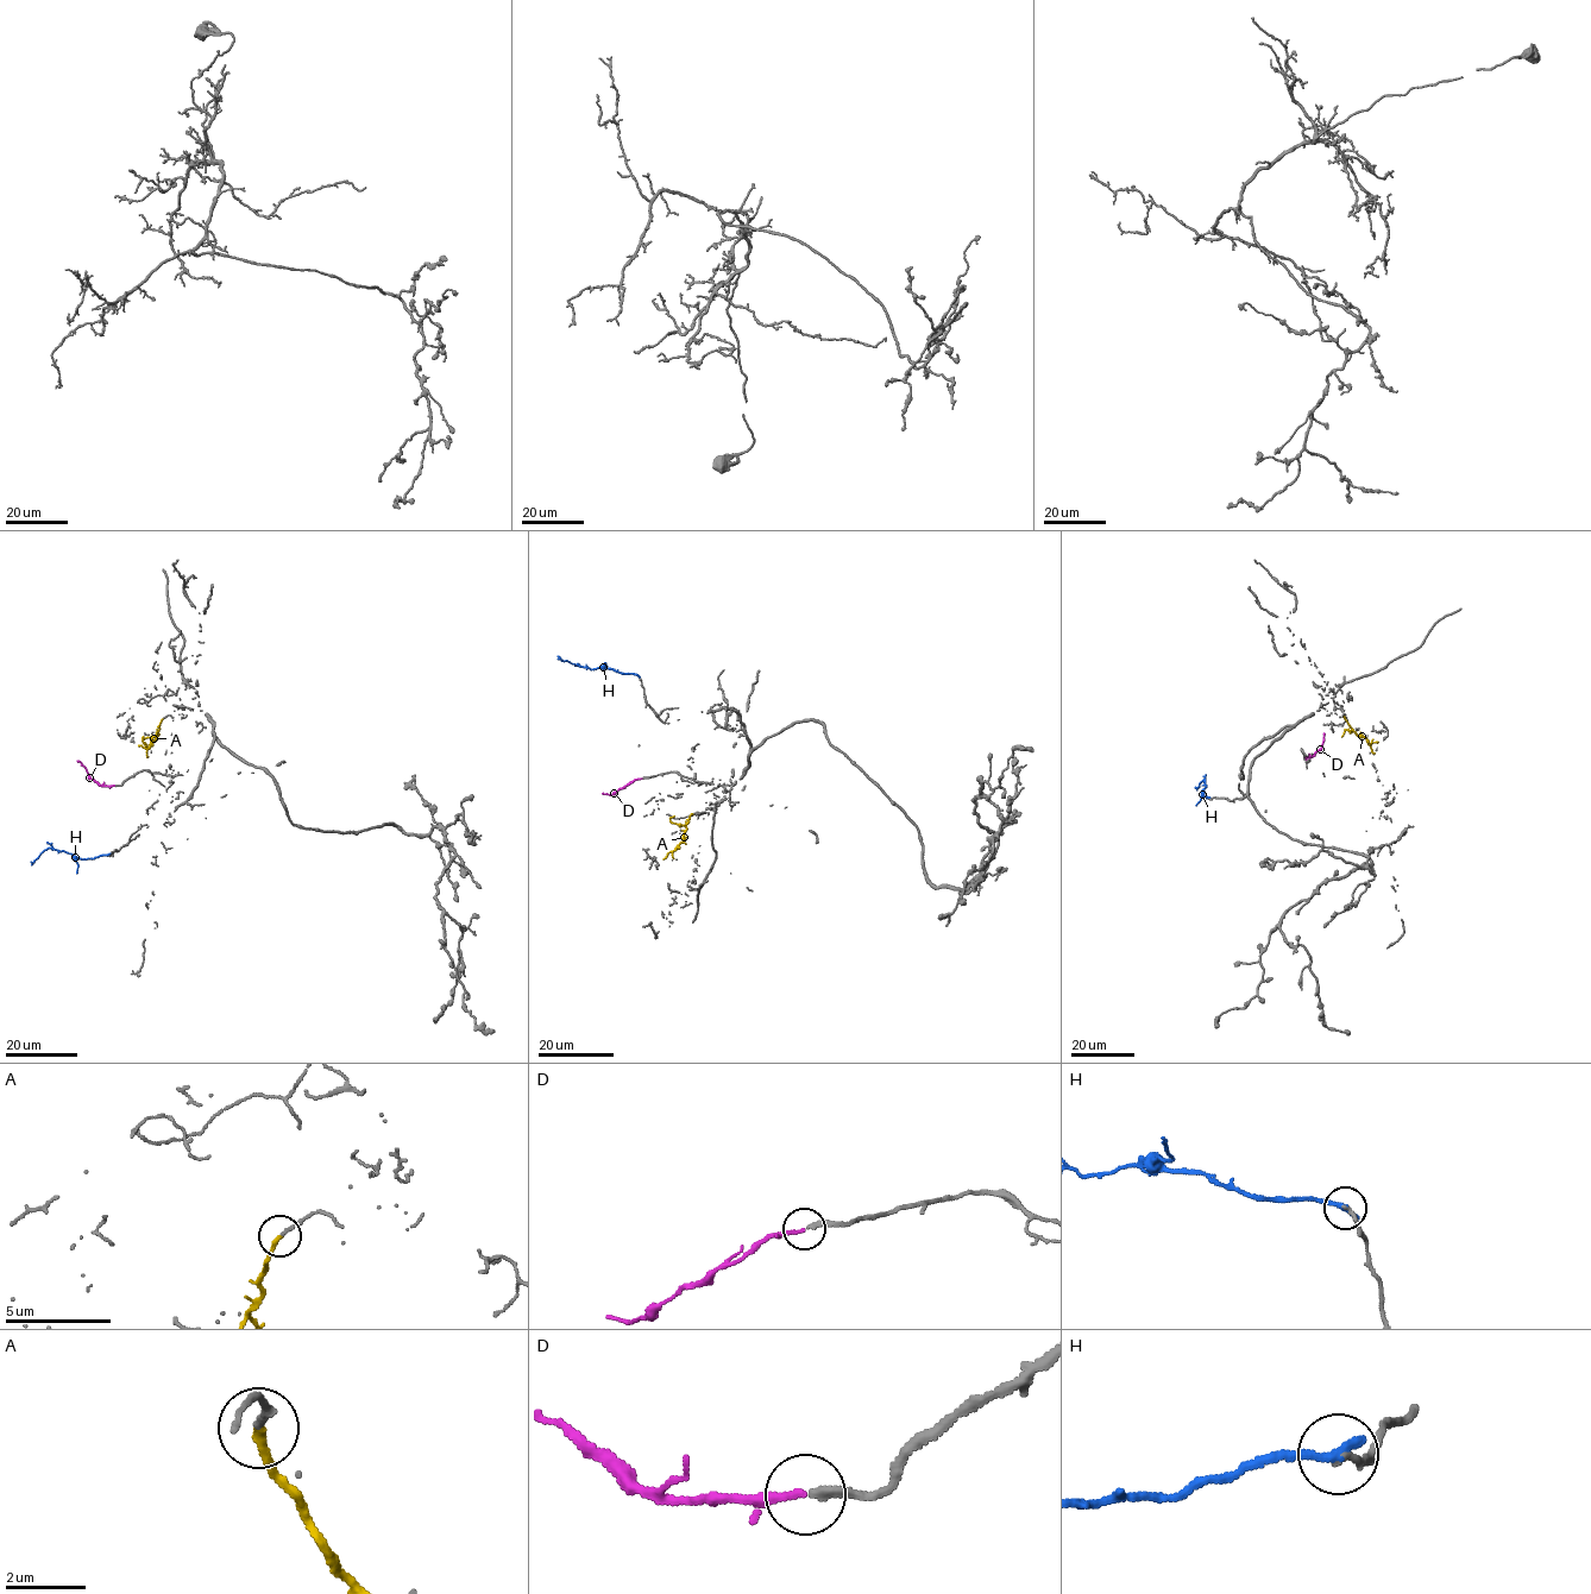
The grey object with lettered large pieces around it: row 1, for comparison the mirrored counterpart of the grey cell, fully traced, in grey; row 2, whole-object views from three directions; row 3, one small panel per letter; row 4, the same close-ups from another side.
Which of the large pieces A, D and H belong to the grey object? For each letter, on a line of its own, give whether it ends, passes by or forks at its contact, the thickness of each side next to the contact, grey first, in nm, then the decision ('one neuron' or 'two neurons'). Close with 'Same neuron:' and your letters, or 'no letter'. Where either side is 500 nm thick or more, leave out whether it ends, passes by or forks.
A: it ends there; 140 nm thick on the grey side, 220 nm on the other; two neurons
D: it ends there; 220 nm thick on the grey side, 180 nm on the other; one neuron
H: it ends there; 180 nm thick on the grey side, 280 nm on the other; two neurons
Same neuron: D

